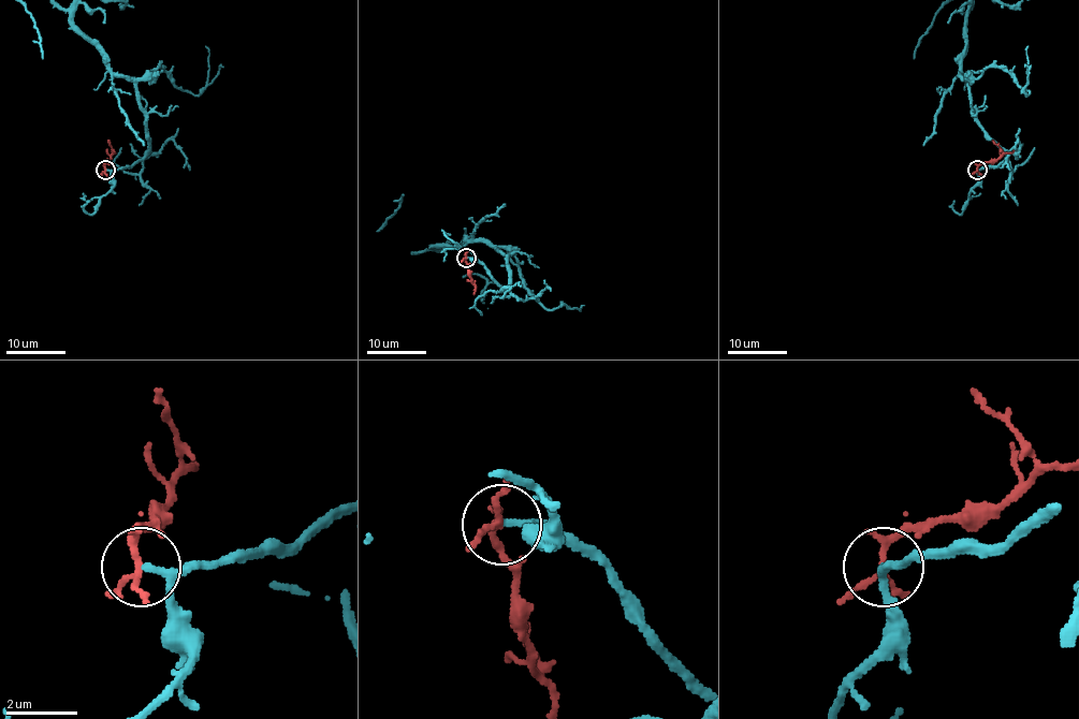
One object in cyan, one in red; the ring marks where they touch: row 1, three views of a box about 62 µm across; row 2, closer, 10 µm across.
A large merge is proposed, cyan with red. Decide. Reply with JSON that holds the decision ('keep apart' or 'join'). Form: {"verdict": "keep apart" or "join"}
{"verdict": "join"}

